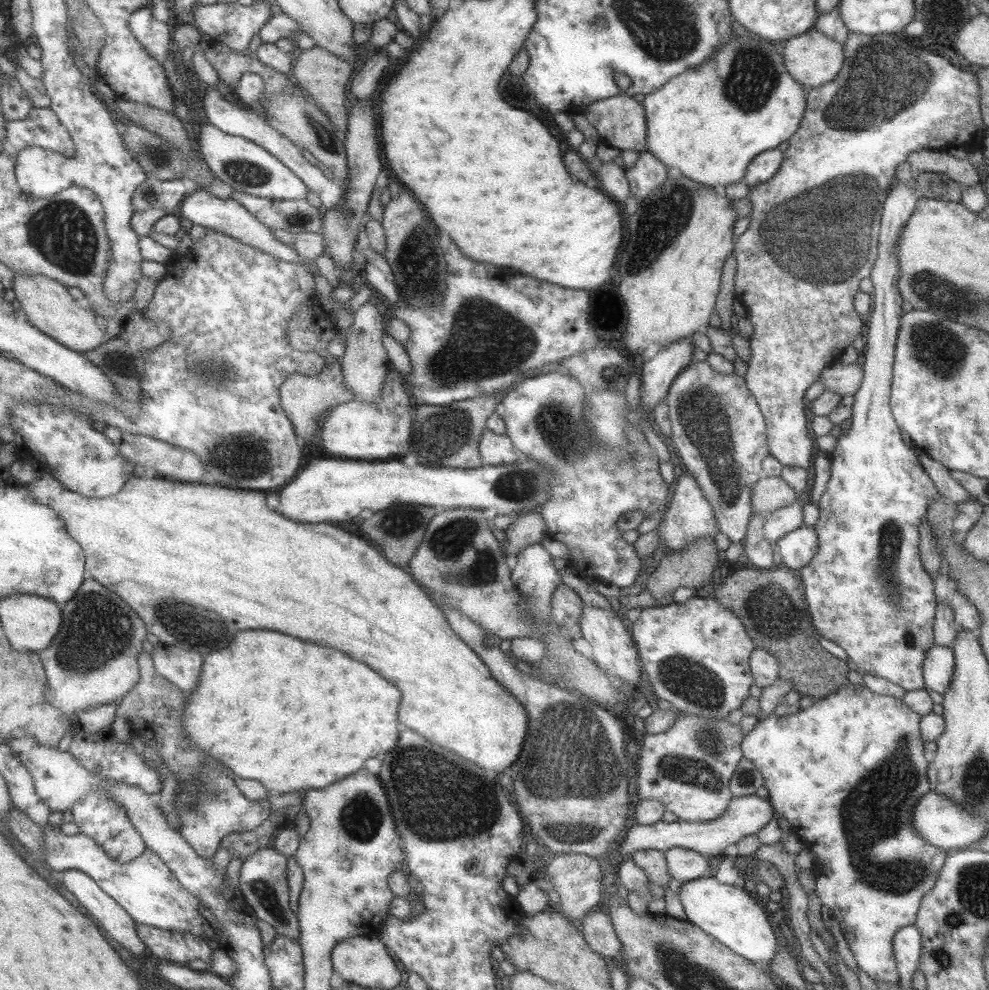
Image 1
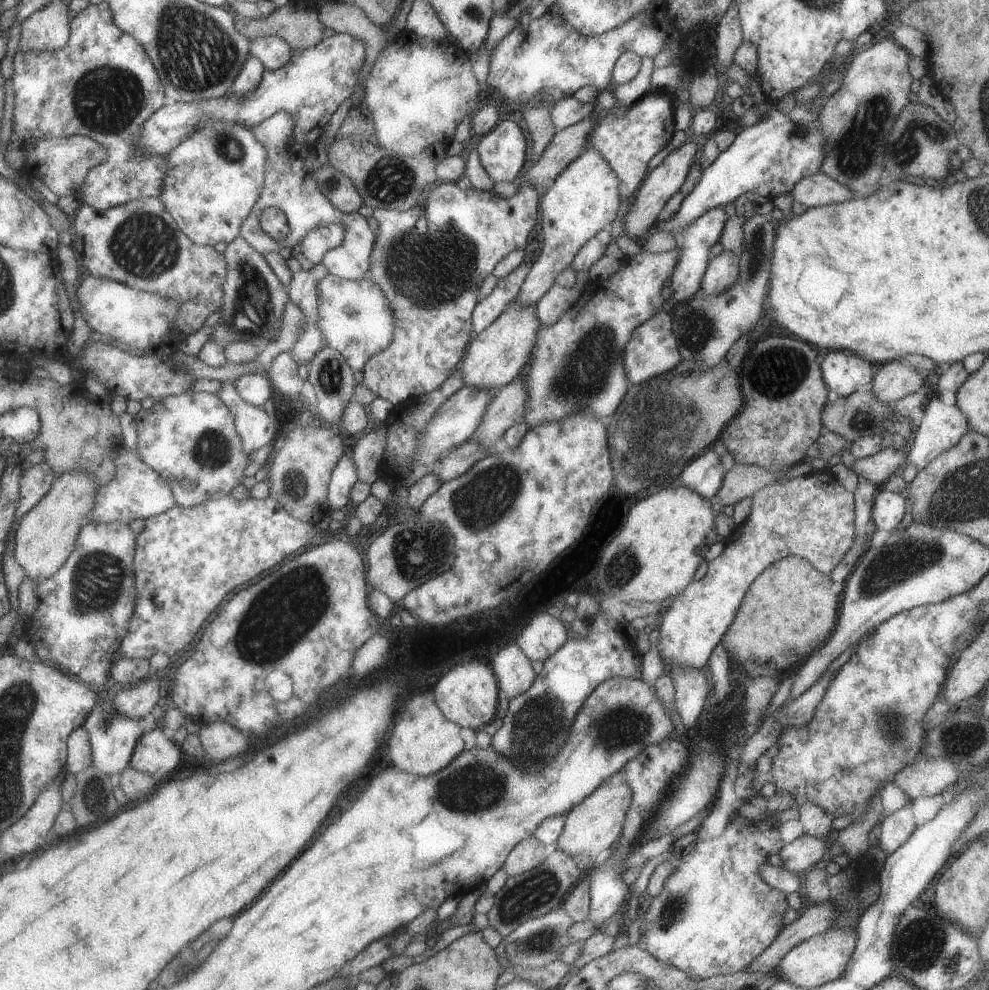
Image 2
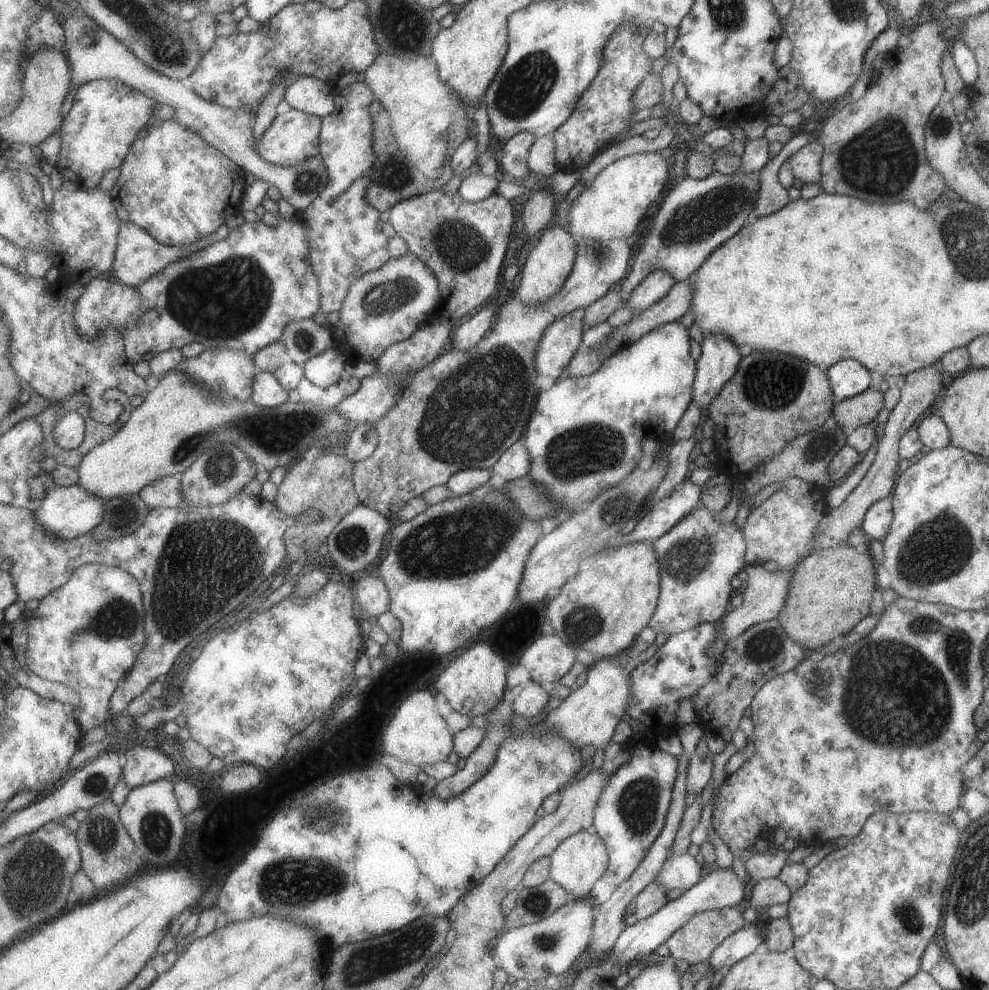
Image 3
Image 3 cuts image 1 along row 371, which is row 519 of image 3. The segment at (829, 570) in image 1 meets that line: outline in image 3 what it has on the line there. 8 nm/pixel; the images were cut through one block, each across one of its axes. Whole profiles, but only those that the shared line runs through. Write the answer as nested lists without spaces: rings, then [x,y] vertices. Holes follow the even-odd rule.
[[[891,497],[876,500],[863,515],[861,529],[867,540],[883,540],[893,520]]]

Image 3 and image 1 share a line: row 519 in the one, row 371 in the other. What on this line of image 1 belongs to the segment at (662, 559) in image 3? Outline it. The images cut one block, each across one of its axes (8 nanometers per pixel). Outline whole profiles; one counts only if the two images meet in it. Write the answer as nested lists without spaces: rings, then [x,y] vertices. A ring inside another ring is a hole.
[[[707,361],[689,362],[671,382],[665,395],[667,414],[671,424],[671,444],[677,450],[683,466],[693,475],[699,489],[711,505],[717,532],[725,534],[730,542],[742,542],[751,518],[750,496],[752,487],[763,476],[761,460],[768,455],[766,428],[755,398],[748,391],[742,376],[714,371]]]

